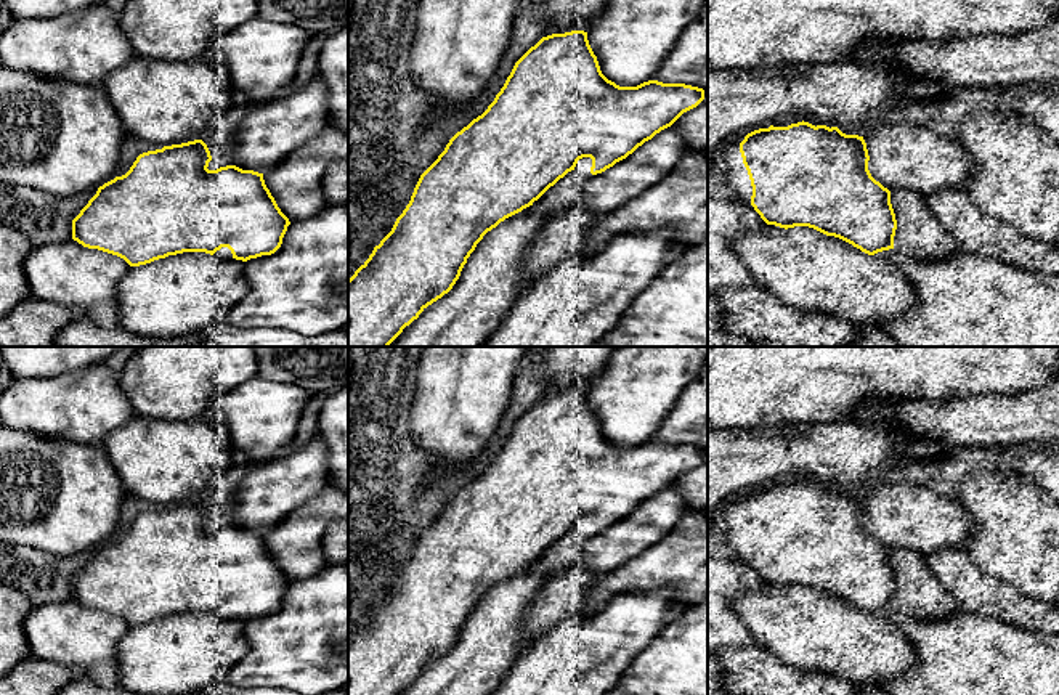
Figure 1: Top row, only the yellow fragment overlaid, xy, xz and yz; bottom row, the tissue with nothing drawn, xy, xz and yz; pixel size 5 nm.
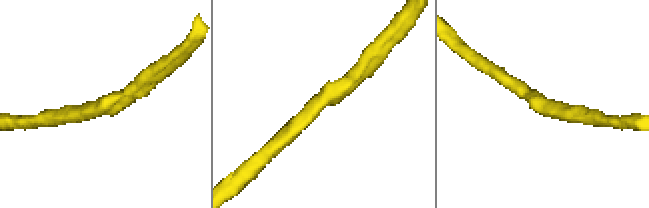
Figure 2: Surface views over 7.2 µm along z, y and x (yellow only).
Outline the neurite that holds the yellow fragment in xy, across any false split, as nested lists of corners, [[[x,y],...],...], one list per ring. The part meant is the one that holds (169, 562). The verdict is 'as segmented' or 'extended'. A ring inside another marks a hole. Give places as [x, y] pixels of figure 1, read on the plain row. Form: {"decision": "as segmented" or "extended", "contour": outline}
{"decision": "extended", "contour": [[[202,499],[140,514],[125,534],[99,546],[72,579],[72,599],[117,615],[130,626],[183,612],[242,621],[274,613],[290,581],[266,547],[263,533],[236,525],[209,530],[210,520]]]}

